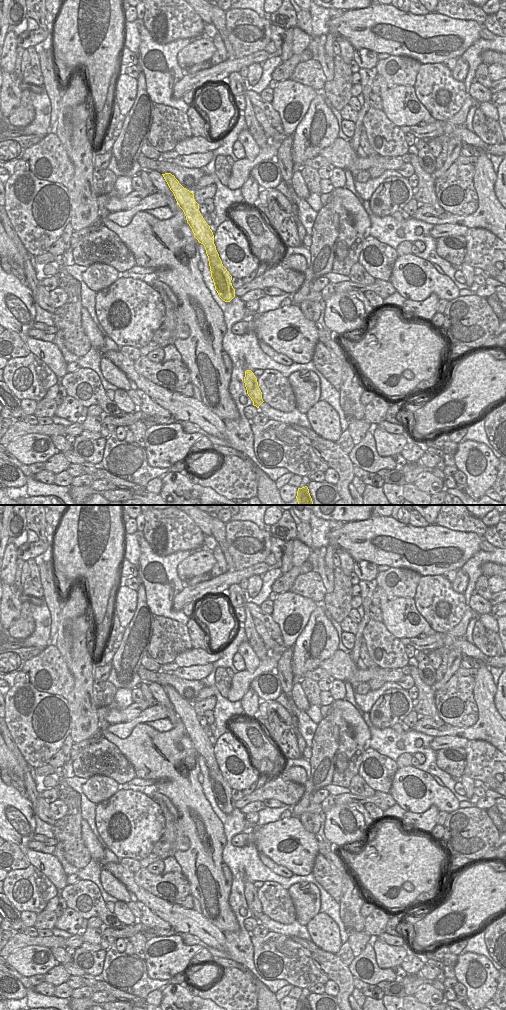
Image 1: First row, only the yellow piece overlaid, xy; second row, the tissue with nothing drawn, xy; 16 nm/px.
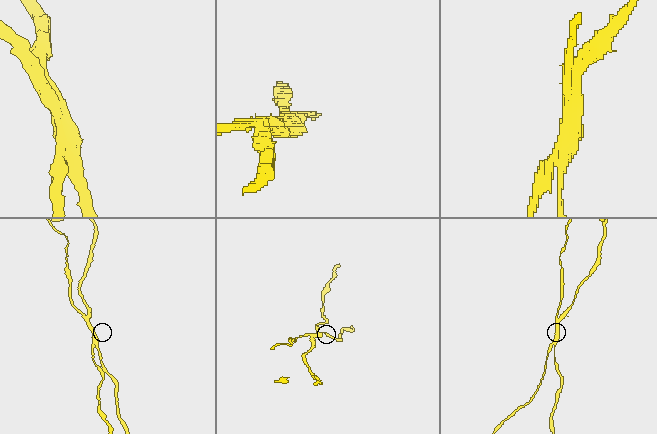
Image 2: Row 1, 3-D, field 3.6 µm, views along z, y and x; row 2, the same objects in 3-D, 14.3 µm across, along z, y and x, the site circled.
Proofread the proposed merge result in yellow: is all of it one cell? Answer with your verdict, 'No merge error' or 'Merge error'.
Merge error.

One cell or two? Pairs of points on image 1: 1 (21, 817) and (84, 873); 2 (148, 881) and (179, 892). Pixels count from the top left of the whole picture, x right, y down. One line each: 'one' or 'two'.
1: two
2: one

